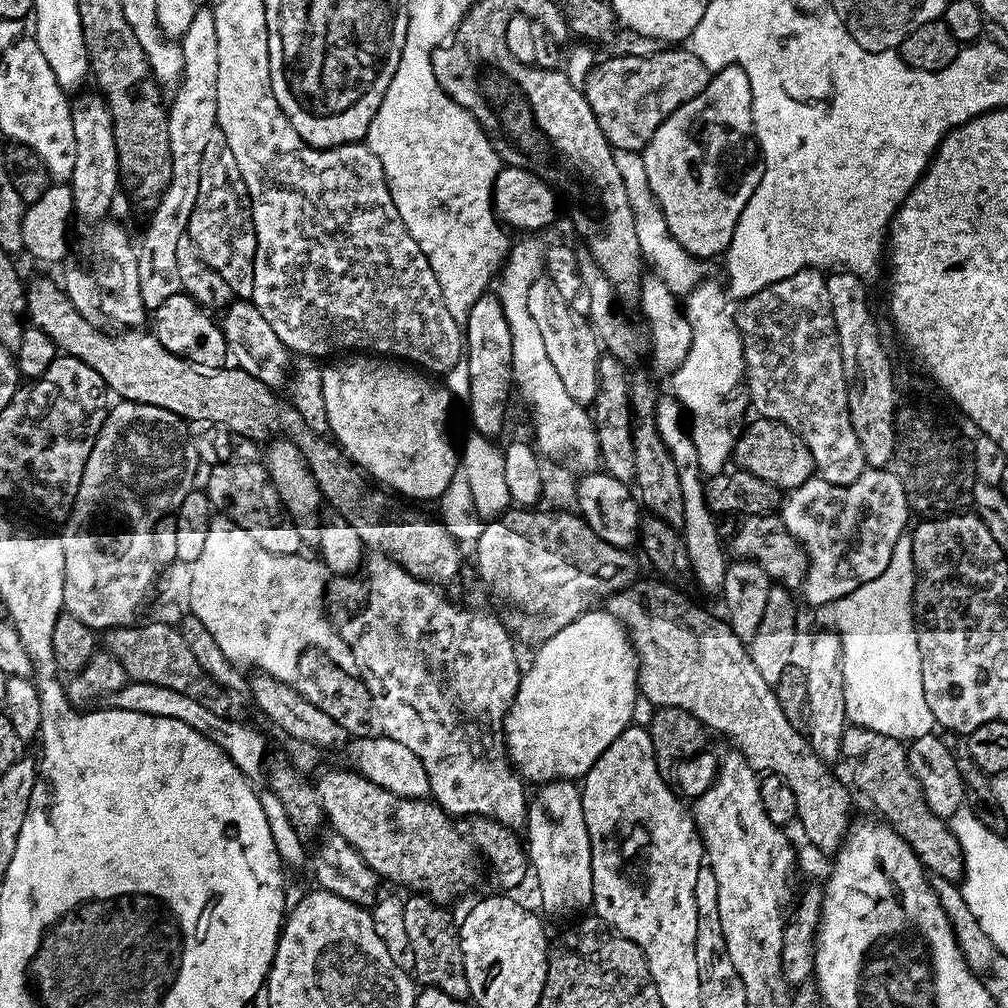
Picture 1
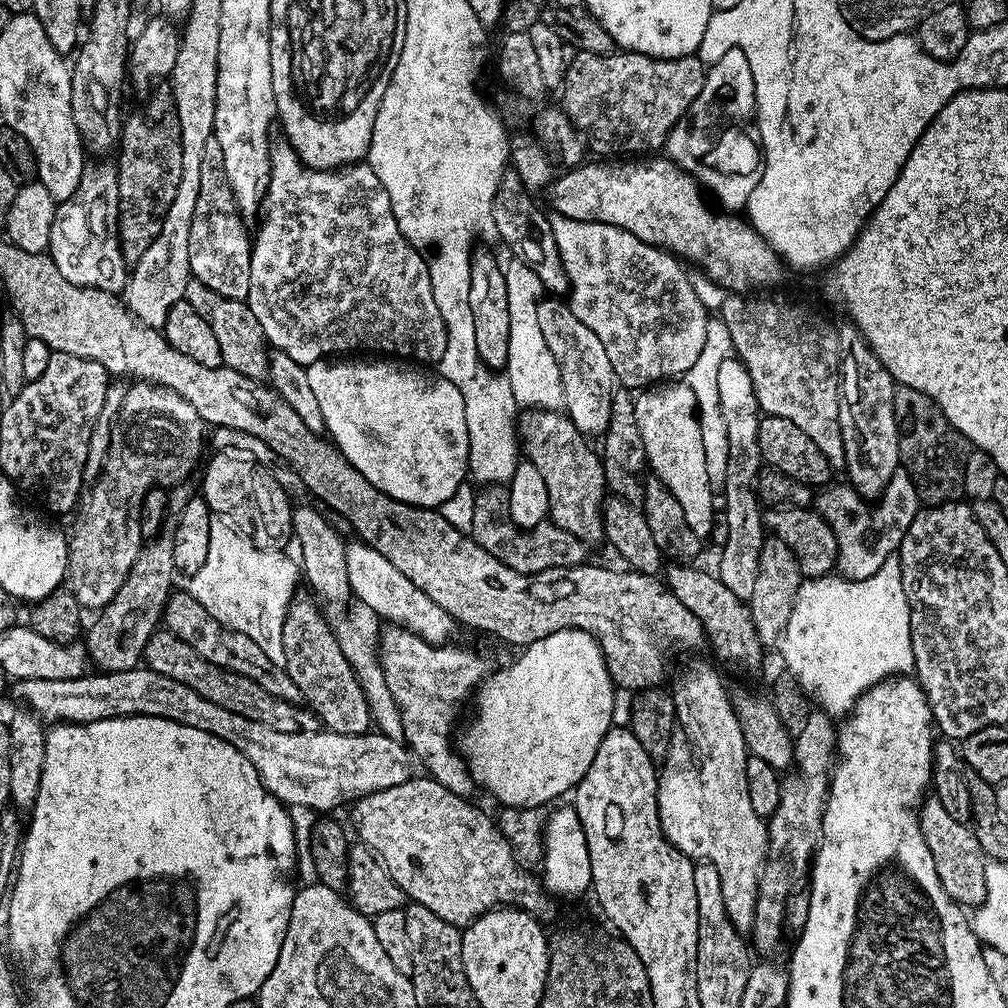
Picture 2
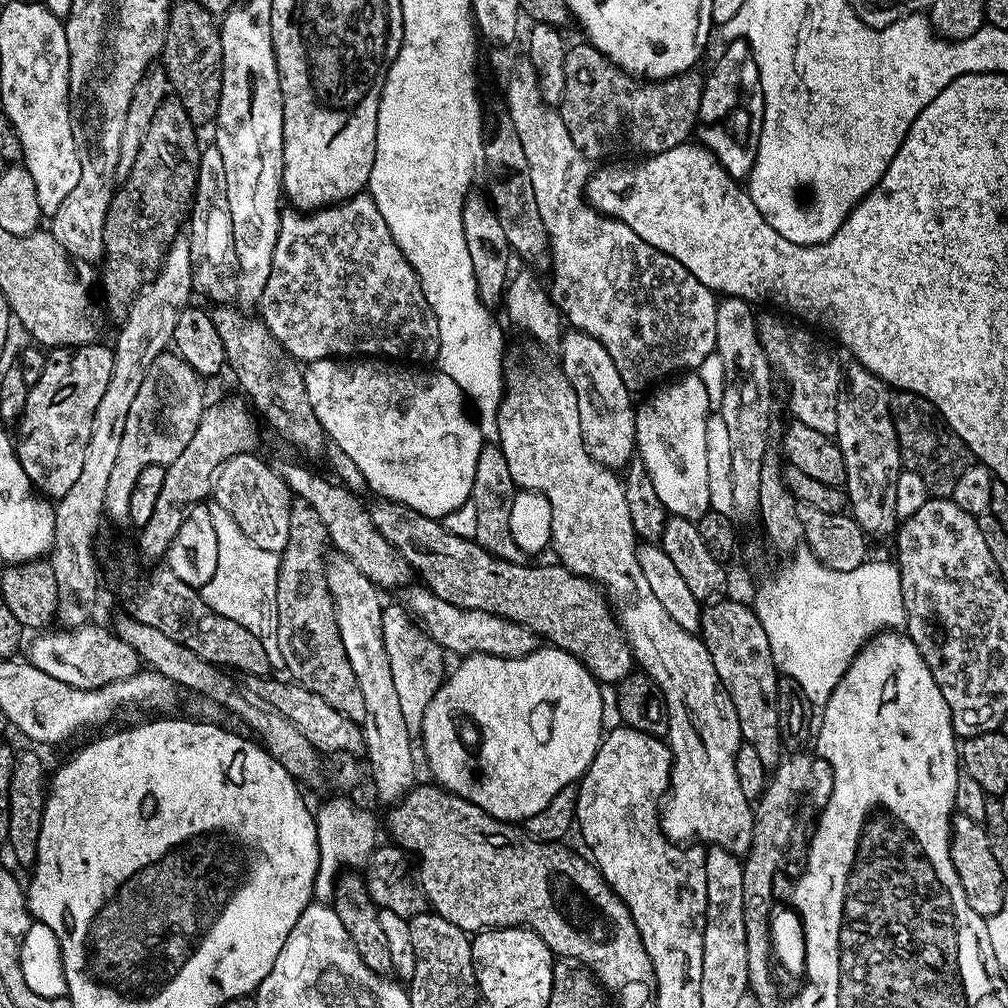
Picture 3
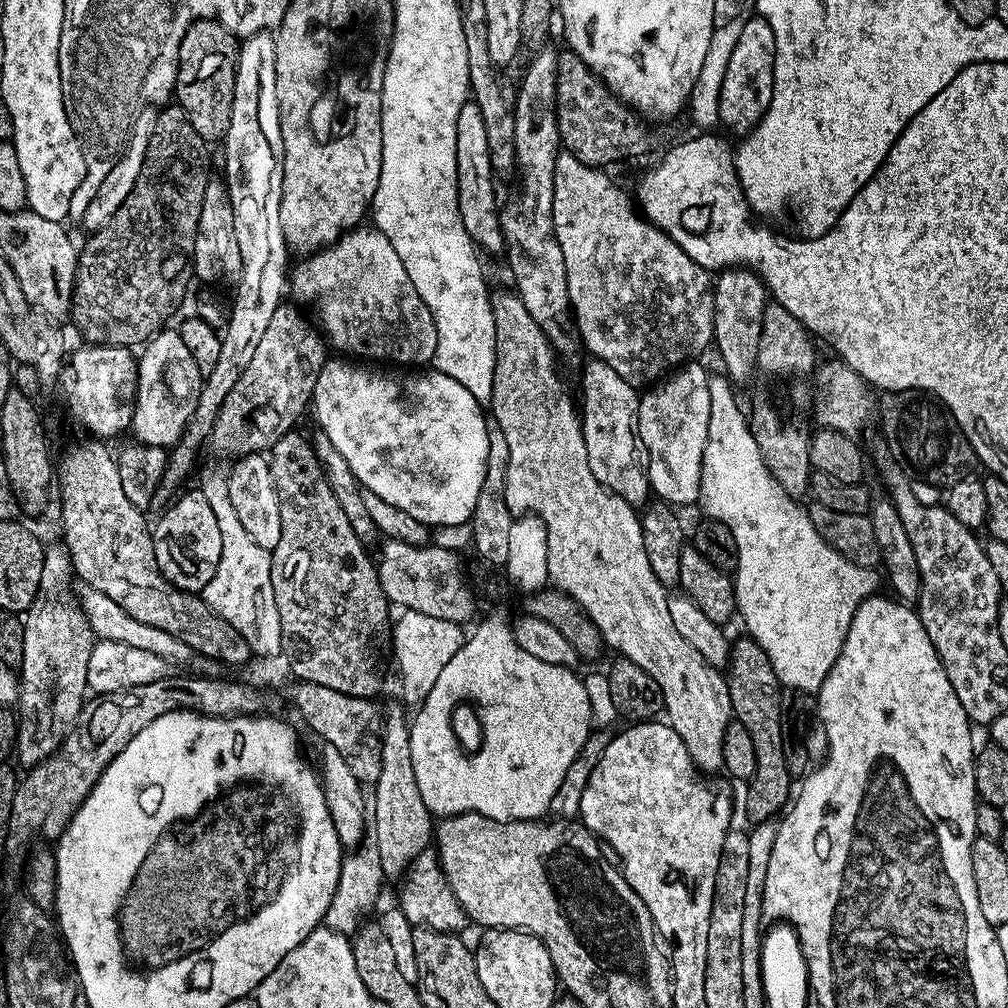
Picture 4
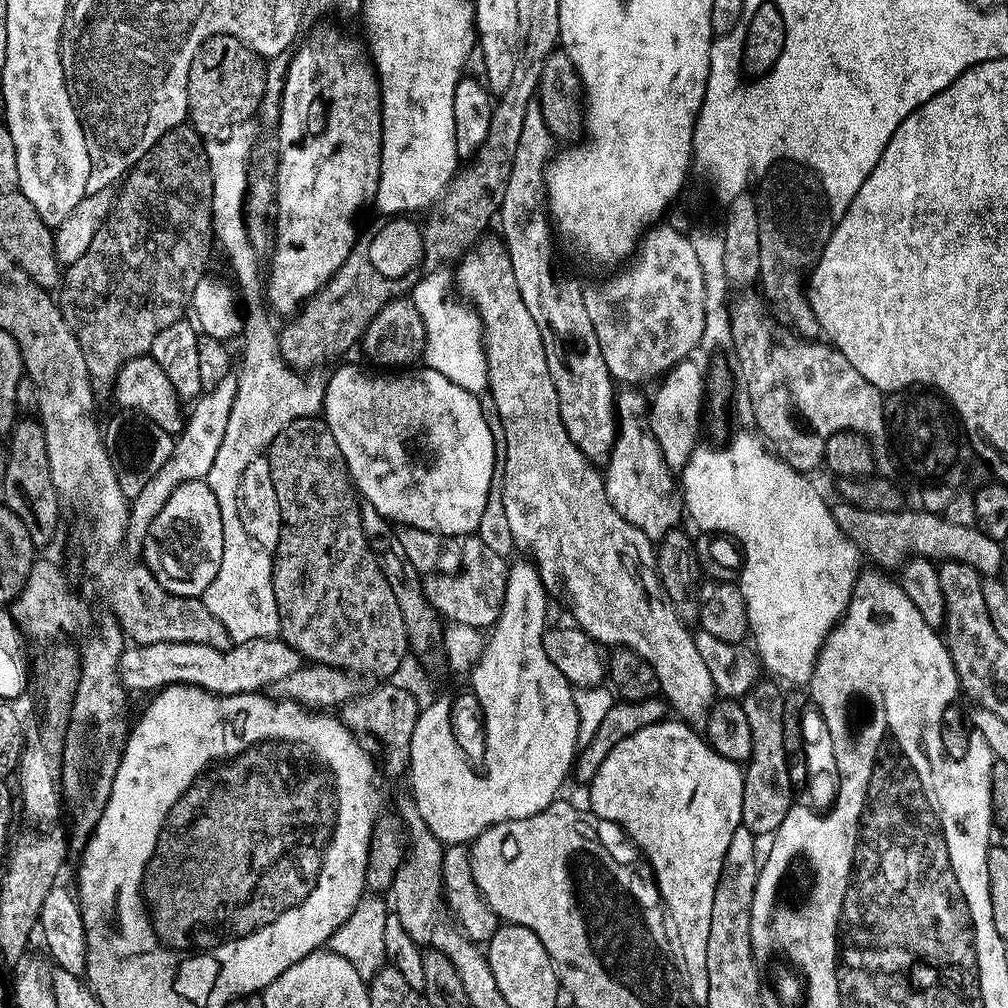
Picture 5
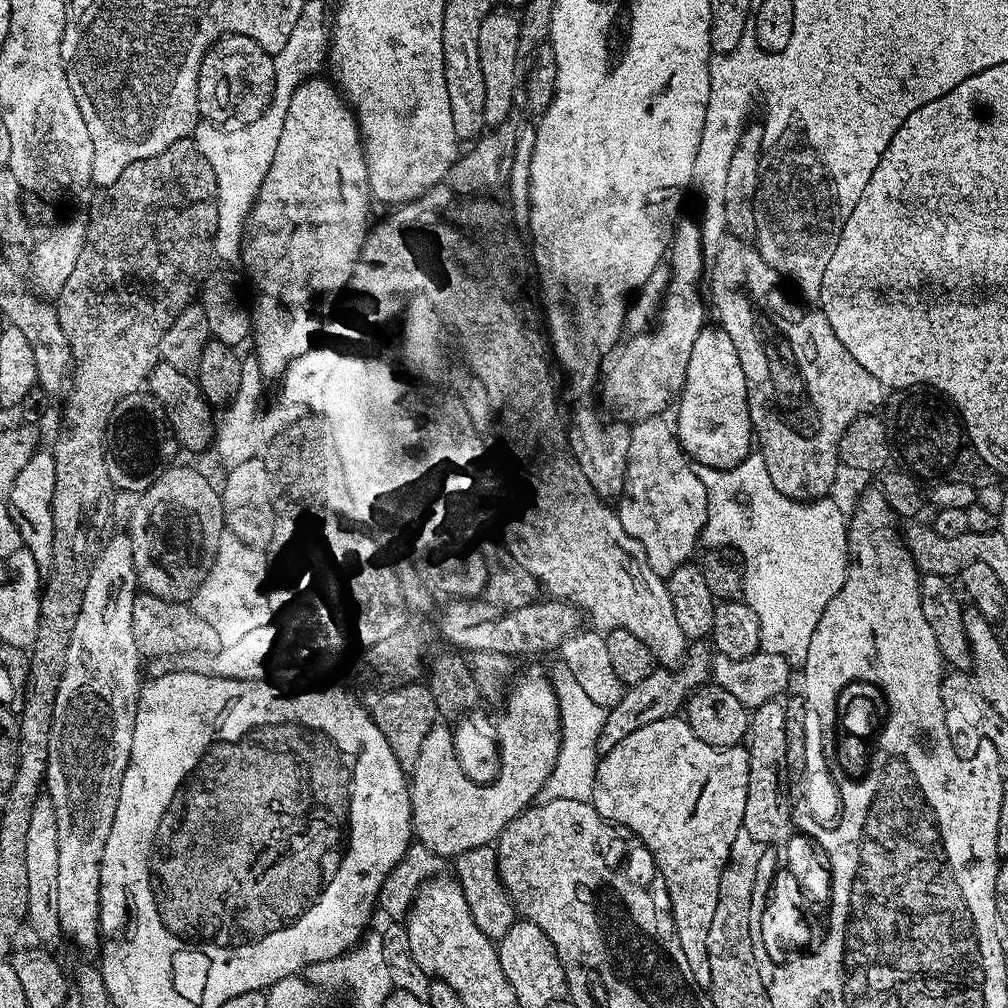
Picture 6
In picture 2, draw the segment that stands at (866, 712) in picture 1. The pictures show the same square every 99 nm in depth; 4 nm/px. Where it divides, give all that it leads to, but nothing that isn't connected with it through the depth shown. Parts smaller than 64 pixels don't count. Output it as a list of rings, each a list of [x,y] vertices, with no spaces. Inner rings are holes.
[[[899,555],[886,558],[882,570],[878,570],[878,574],[874,574],[865,580],[846,580],[836,574],[816,579],[805,579],[797,592],[797,597],[794,598],[793,613],[790,614],[789,621],[786,622],[784,633],[778,643],[778,650],[780,650],[781,658],[784,659],[785,666],[788,667],[785,668],[787,675],[793,676],[804,687],[804,691],[808,693],[809,697],[815,703],[817,700],[820,703],[817,705],[833,718],[847,717],[862,693],[867,692],[868,689],[874,687],[875,684],[879,684],[880,681],[911,673],[915,669],[916,663],[914,662],[914,650],[910,638],[910,606],[906,602],[906,590],[902,590]]]

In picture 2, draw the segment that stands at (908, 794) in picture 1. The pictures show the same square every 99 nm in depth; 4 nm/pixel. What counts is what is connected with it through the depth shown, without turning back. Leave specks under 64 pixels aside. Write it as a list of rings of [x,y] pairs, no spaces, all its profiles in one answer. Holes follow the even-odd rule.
[[[928,799],[923,801],[918,815],[920,832],[926,838],[926,846],[930,846],[930,854],[934,858],[934,870],[938,870],[938,878],[952,900],[965,909],[975,909],[986,898],[985,854],[978,846],[975,831],[968,824],[954,822],[954,818],[946,814],[940,800]]]

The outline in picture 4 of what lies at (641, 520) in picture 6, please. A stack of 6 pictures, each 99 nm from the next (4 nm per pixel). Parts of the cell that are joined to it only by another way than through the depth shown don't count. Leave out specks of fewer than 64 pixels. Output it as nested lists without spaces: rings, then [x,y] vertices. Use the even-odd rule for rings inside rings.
[[[595,358],[589,361],[584,368],[584,381],[581,382],[580,388],[584,391],[582,427],[590,470],[601,486],[615,496],[622,497],[633,506],[643,505],[649,499],[647,496],[650,496],[650,485],[648,458],[638,430],[640,396],[634,385],[626,382],[622,374],[610,370],[606,362]]]

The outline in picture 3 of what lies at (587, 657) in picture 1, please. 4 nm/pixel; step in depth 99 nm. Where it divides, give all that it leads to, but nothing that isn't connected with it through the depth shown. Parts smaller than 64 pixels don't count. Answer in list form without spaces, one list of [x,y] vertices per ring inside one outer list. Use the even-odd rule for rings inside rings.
[[[541,646],[529,654],[529,656],[523,656],[522,658],[498,658],[497,656],[491,656],[483,652],[482,654],[463,657],[457,664],[460,665],[453,672],[451,669],[444,676],[440,688],[430,698],[418,733],[418,740],[420,739],[424,743],[424,756],[428,759],[428,768],[432,771],[433,777],[431,776],[431,779],[439,787],[445,788],[447,792],[453,792],[455,796],[461,796],[463,800],[469,800],[474,806],[482,809],[483,812],[489,812],[496,820],[527,822],[534,814],[538,814],[538,810],[546,810],[550,798],[554,798],[554,794],[558,794],[558,790],[575,785],[590,766],[590,762],[594,758],[596,751],[600,749],[602,733],[605,731],[603,720],[604,696],[600,693],[602,685],[600,681],[594,679],[590,674],[590,670],[586,670],[586,666],[582,666],[582,662],[578,658],[574,658],[574,654],[551,646]],[[461,718],[471,720],[480,729],[480,742],[478,745],[480,756],[472,756],[476,754],[473,754],[459,740],[457,725]]]

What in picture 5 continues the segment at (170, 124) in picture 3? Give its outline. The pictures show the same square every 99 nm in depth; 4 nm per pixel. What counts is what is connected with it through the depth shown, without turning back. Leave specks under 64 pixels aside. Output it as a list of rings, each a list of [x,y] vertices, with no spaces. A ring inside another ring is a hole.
[[[182,123],[174,130],[162,134],[162,138],[158,138],[158,142],[154,142],[154,146],[150,146],[150,150],[146,150],[146,154],[142,154],[140,161],[133,168],[128,169],[127,176],[119,185],[116,205],[112,207],[111,214],[108,215],[106,222],[98,230],[98,234],[94,234],[94,242],[90,242],[86,254],[82,254],[82,258],[78,258],[78,262],[67,265],[63,269],[62,283],[58,288],[58,293],[60,292],[60,296],[58,295],[60,312],[64,315],[65,322],[68,323],[70,330],[82,346],[82,354],[86,358],[86,370],[93,385],[111,385],[124,363],[133,360],[136,356],[149,355],[154,346],[154,338],[158,338],[158,334],[162,334],[162,330],[166,330],[166,326],[174,326],[174,322],[185,319],[186,313],[184,311],[189,311],[192,291],[195,290],[199,280],[209,271],[208,259],[212,256],[212,248],[214,249],[214,233],[212,231],[213,194],[212,171],[208,161],[205,137],[201,136],[191,123]]]

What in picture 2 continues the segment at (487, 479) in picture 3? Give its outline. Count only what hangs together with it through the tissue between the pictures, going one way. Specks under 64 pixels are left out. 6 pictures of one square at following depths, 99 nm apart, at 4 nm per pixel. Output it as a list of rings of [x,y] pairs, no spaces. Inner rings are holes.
[[[485,484],[485,485],[483,485],[483,487],[481,487],[479,489],[479,491],[477,491],[475,493],[475,496],[473,498],[473,502],[474,502],[473,524],[472,524],[472,531],[470,533],[472,539],[475,540],[476,543],[482,545],[482,547],[485,548],[487,552],[489,552],[490,554],[494,554],[494,558],[498,558],[499,560],[501,560],[502,563],[505,564],[506,566],[510,566],[511,568],[513,568],[514,570],[518,570],[519,572],[526,572],[526,573],[529,573],[529,574],[535,574],[537,572],[541,572],[542,570],[546,570],[547,568],[562,568],[562,567],[565,567],[569,564],[583,564],[583,563],[585,563],[585,560],[586,560],[586,556],[584,556],[584,548],[586,548],[585,541],[578,539],[577,536],[575,536],[574,534],[570,534],[569,532],[560,532],[559,536],[558,536],[558,529],[557,529],[555,524],[553,524],[551,522],[548,522],[548,523],[545,523],[543,526],[541,526],[539,528],[525,528],[525,529],[523,529],[523,528],[516,527],[516,525],[513,524],[512,521],[509,520],[509,518],[508,518],[508,515],[510,514],[510,502],[508,501],[508,489],[507,489],[507,487],[505,487],[505,485],[503,485],[503,484]],[[555,536],[558,536],[558,538],[560,538],[560,548],[552,548],[552,539],[554,539]]]

